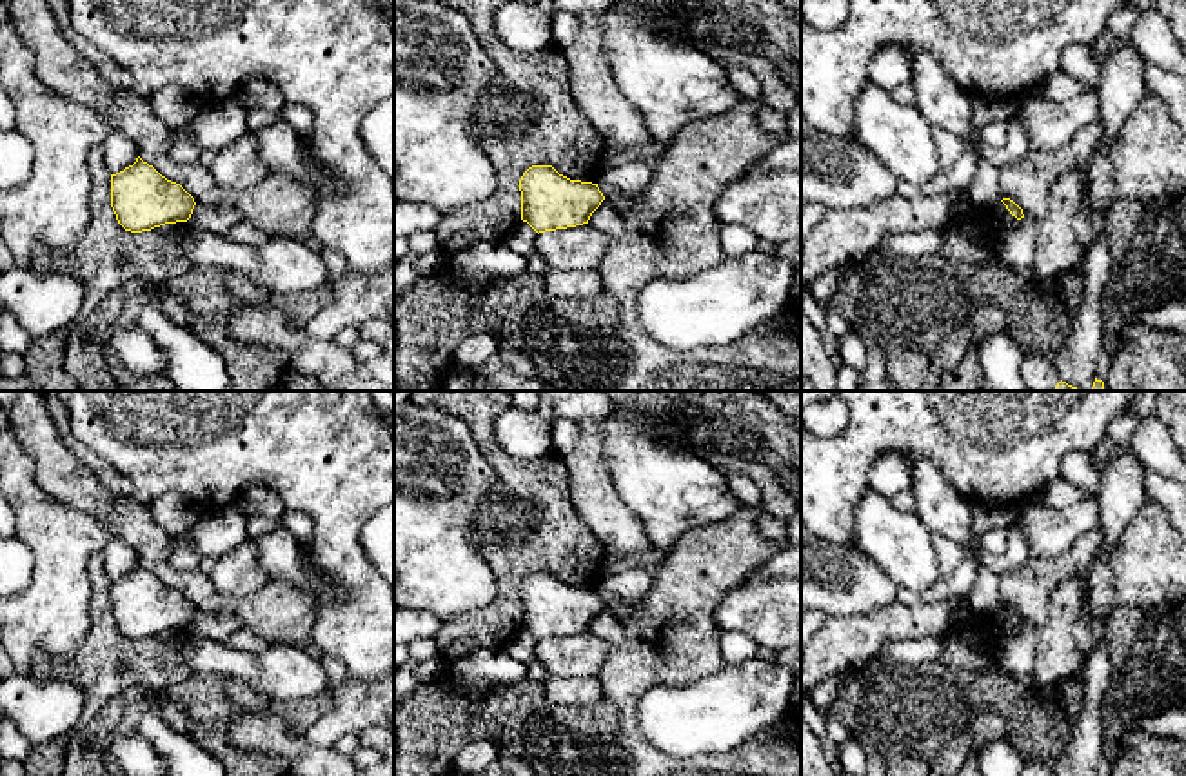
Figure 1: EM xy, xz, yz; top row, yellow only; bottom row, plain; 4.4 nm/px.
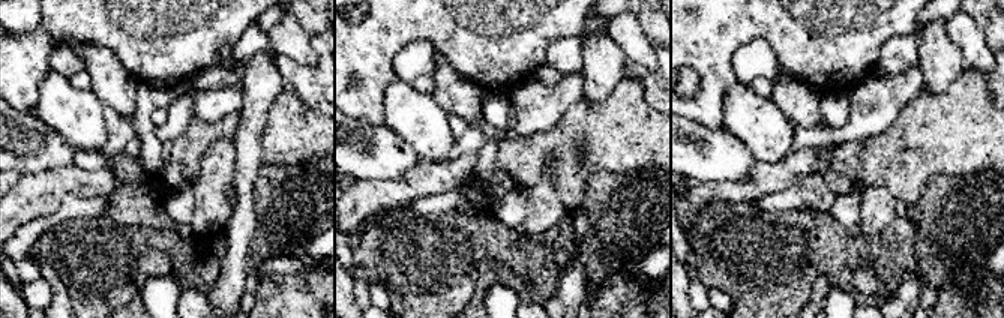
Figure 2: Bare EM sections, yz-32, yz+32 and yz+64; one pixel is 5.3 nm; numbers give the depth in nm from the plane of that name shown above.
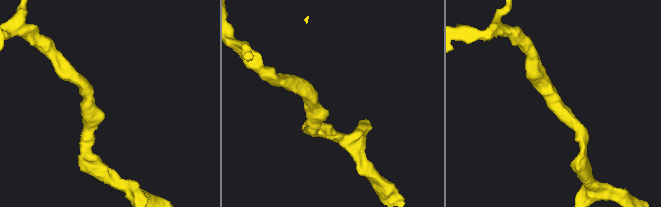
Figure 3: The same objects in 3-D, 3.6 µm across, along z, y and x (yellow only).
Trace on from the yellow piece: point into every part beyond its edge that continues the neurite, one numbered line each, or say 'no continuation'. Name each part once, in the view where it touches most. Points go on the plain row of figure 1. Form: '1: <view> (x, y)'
no continuation

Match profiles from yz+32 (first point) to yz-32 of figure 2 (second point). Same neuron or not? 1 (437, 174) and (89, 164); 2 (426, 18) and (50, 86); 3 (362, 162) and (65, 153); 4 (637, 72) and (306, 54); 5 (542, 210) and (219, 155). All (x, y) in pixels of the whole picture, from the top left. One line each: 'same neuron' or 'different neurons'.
1: different neurons
2: different neurons
3: same neuron
4: different neurons
5: same neuron

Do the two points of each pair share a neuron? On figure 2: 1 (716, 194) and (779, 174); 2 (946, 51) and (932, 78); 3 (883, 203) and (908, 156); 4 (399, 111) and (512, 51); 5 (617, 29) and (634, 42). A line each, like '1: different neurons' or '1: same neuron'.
1: same neuron
2: same neuron
3: different neurons
4: different neurons
5: same neuron

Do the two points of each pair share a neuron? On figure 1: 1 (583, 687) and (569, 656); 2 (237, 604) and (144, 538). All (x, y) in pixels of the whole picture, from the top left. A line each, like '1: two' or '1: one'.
1: two
2: one

